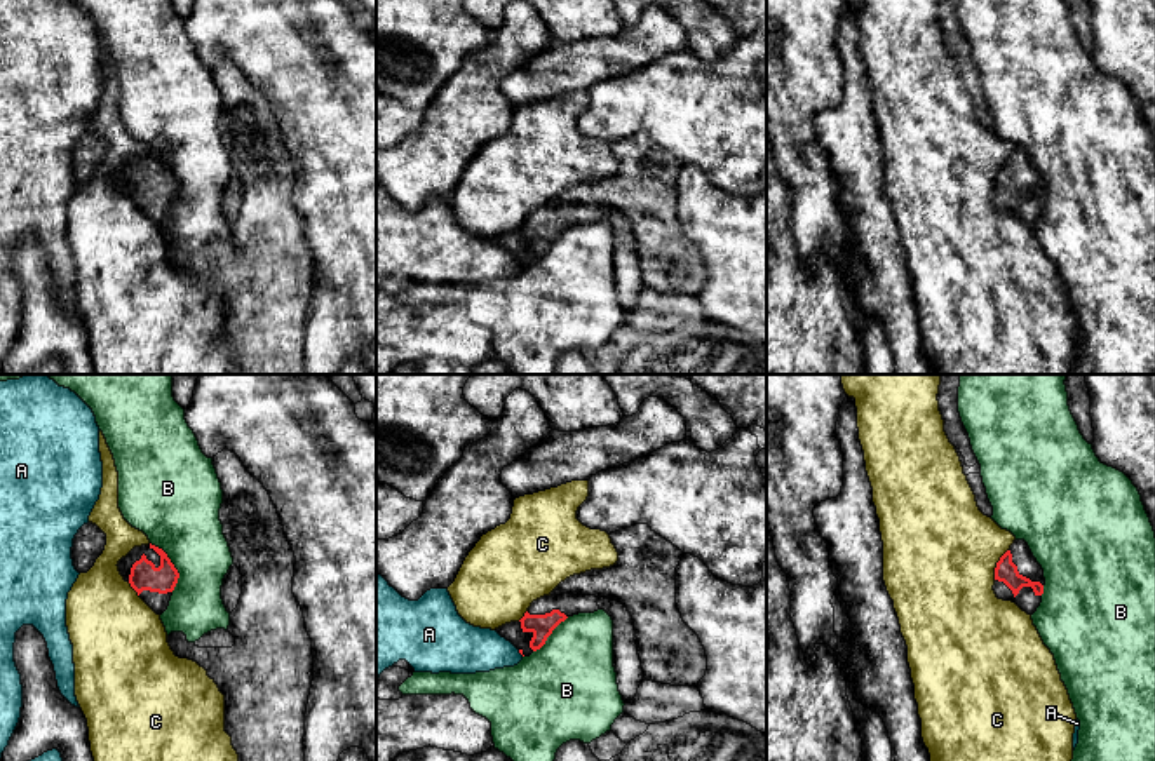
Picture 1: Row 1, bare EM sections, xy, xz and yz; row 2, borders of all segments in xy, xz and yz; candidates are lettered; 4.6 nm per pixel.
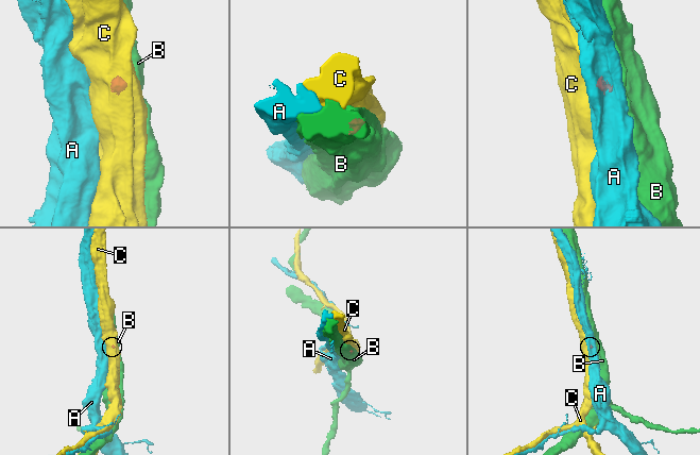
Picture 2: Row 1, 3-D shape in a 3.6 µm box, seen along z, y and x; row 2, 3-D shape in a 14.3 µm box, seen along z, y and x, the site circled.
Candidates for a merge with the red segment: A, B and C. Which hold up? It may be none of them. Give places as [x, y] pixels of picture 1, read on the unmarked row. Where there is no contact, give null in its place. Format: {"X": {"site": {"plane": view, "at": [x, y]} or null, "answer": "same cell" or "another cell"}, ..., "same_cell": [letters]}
{"A": {"site": {"plane": "xz", "at": [521, 263]}, "answer": "another cell"}, "B": {"site": {"plane": "xy", "at": [173, 175]}, "answer": "another cell"}, "C": {"site": {"plane": "yz", "at": [997, 175]}, "answer": "another cell"}, "same_cell": []}

